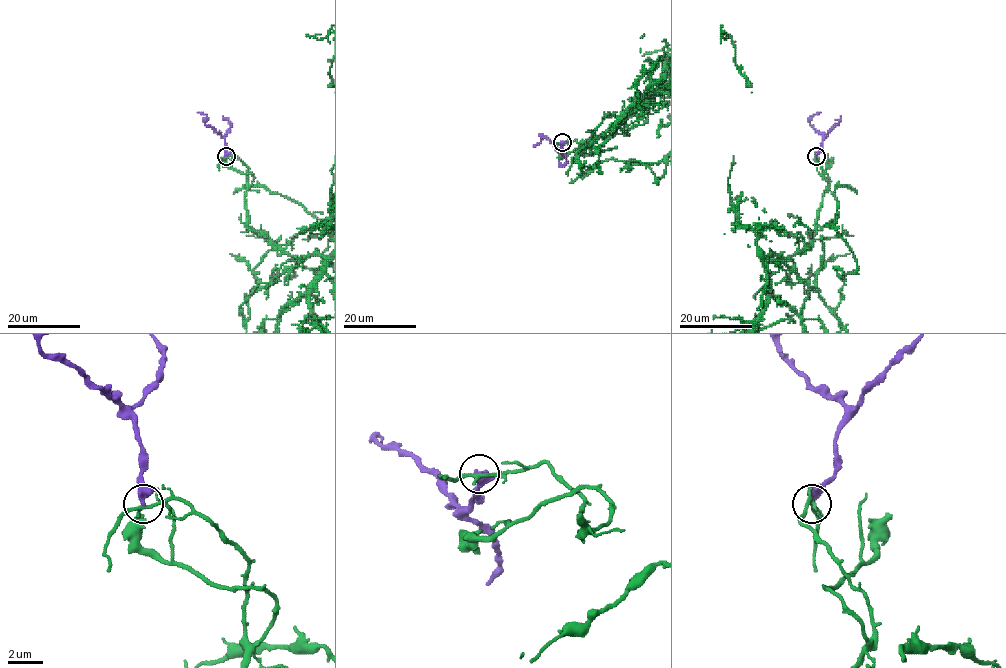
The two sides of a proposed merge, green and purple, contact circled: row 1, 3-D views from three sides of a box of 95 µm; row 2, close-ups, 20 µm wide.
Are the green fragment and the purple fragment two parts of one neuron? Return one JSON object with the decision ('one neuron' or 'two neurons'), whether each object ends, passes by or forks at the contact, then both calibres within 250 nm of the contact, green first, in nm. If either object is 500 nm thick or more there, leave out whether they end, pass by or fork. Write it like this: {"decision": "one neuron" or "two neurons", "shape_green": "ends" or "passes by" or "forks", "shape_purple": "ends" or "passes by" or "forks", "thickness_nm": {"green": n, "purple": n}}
{"decision": "two neurons", "shape_green": "passes by", "shape_purple": "ends", "thickness_nm": {"green": 200, "purple": 440}}

